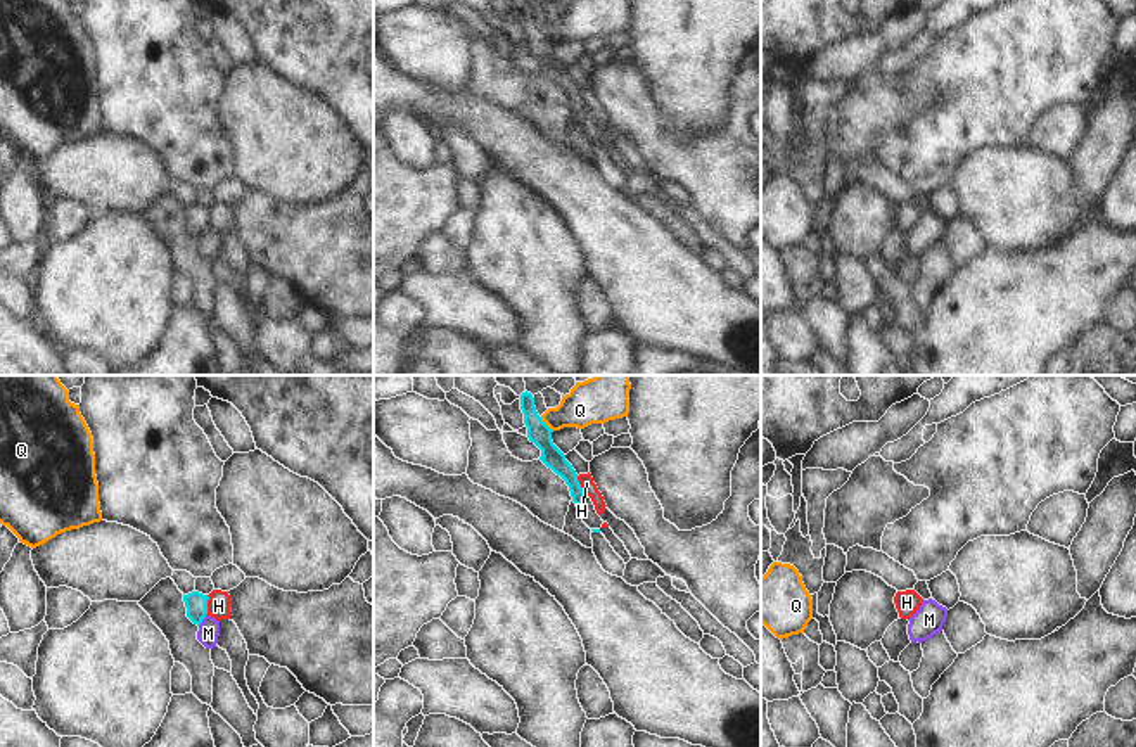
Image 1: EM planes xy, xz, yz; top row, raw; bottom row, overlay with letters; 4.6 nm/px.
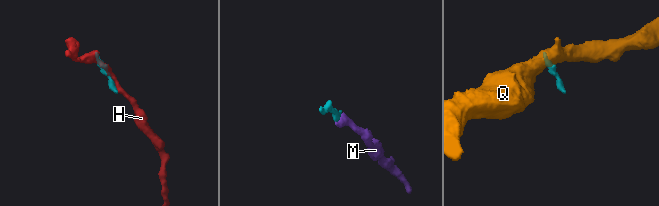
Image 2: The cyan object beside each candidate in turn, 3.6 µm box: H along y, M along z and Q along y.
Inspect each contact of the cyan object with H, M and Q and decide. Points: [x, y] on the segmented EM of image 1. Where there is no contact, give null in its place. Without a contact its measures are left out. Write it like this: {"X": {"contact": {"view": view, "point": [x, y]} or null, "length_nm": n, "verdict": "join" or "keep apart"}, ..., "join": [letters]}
{"H": {"contact": {"view": "xz", "point": [580, 486]}, "length_nm": 110, "verdict": "keep apart"}, "M": {"contact": {"view": "xy", "point": [203, 618]}, "length_nm": 80, "verdict": "keep apart"}, "Q": {"contact": {"view": "xz", "point": [545, 424]}, "length_nm": 90, "verdict": "keep apart"}, "join": []}

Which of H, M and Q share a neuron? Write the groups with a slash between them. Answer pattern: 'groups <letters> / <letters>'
groups H / M / Q

